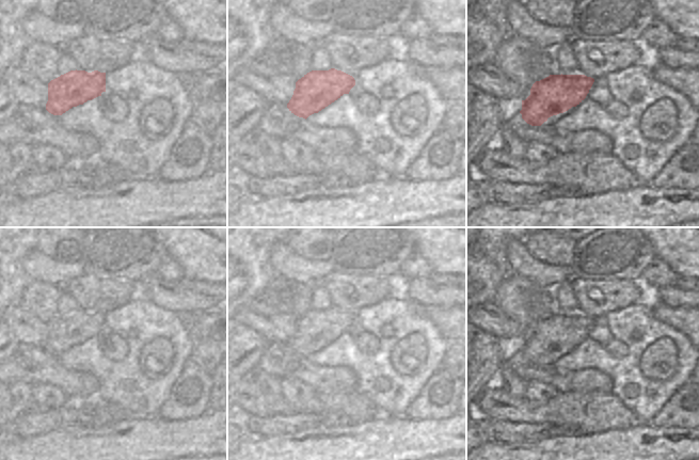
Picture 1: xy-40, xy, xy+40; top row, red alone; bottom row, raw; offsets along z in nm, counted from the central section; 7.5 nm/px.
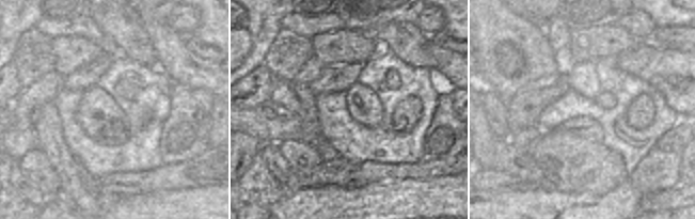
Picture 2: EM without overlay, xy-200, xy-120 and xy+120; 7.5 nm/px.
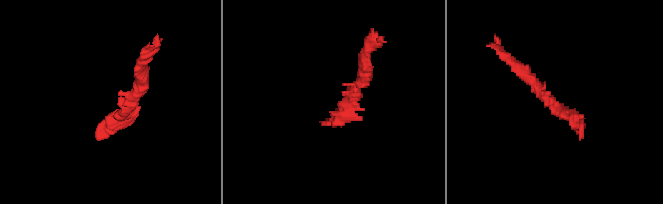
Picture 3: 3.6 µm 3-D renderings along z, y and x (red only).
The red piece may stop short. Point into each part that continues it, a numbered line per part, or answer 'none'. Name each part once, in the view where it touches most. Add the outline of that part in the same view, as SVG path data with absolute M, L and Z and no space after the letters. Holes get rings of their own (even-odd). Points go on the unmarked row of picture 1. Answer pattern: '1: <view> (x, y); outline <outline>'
none

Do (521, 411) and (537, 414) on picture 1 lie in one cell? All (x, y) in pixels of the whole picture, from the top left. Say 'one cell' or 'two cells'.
two cells

